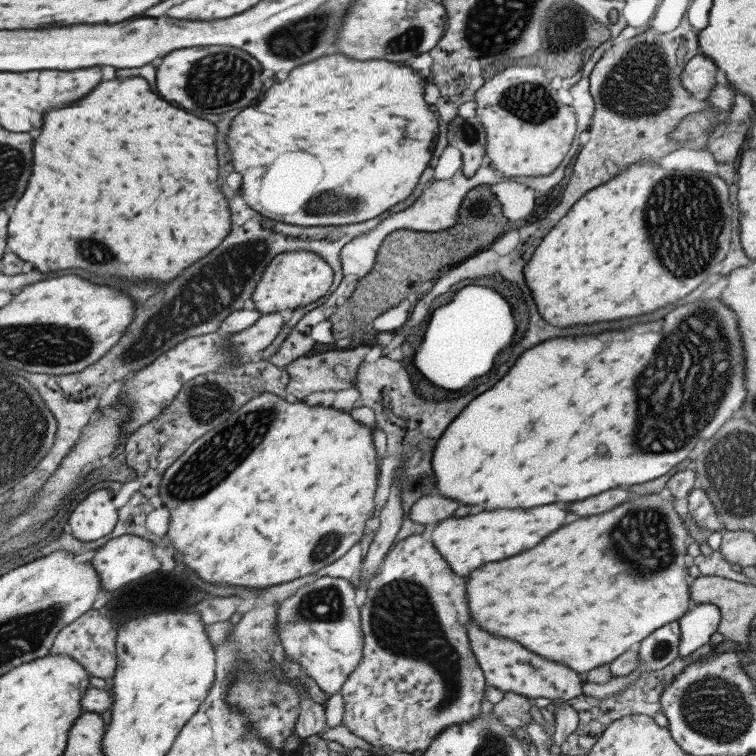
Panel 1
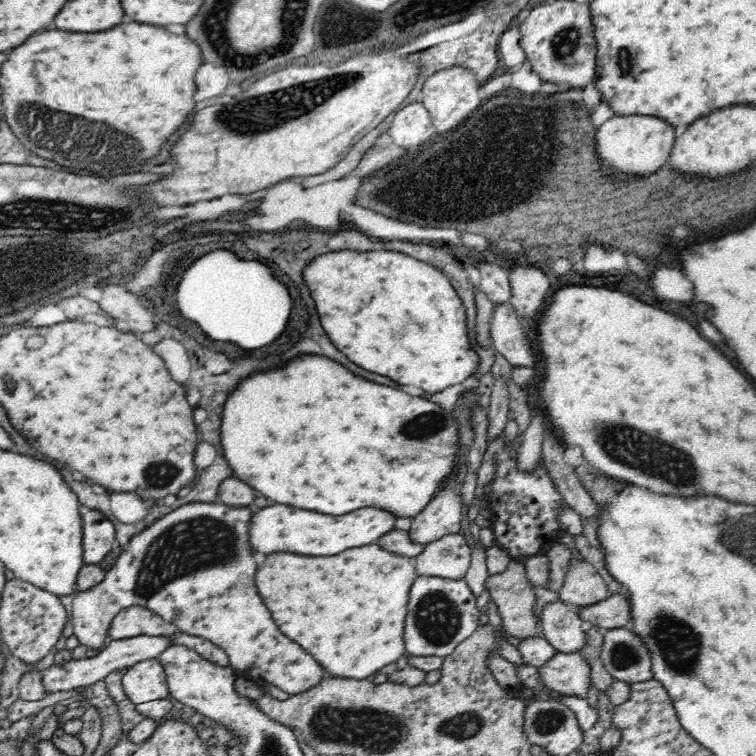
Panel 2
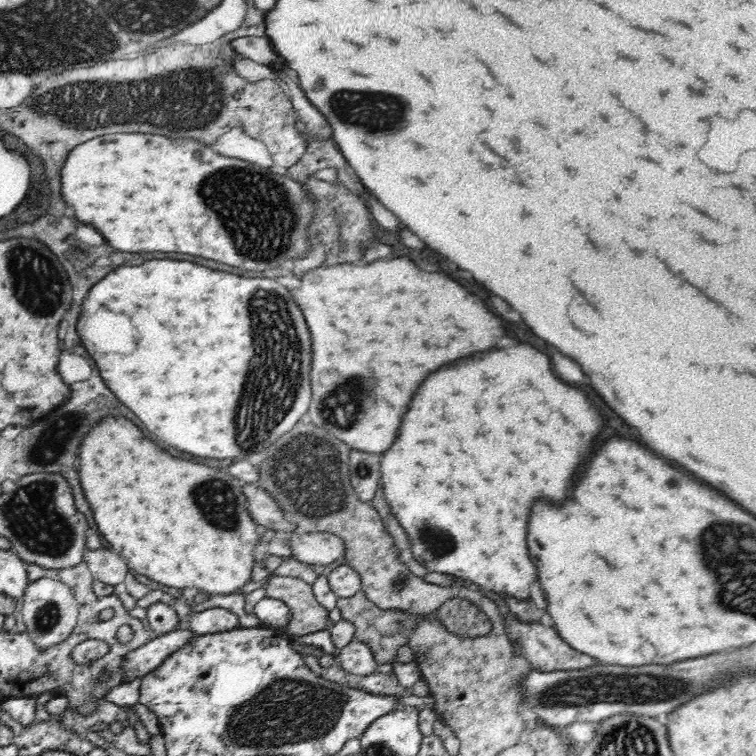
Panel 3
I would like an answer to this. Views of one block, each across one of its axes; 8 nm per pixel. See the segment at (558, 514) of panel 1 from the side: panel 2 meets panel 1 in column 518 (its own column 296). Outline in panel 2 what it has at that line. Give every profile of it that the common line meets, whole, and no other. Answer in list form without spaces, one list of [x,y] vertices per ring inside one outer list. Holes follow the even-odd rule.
[[[274,504],[262,508],[252,516],[250,544],[256,552],[262,554],[284,550],[308,556],[332,556],[348,548],[374,543],[382,534],[392,530],[394,522],[396,516],[392,516],[392,512],[384,512],[382,508],[370,508],[370,506],[360,508],[356,512],[348,512],[344,516],[324,516],[320,512],[308,512],[284,504]]]

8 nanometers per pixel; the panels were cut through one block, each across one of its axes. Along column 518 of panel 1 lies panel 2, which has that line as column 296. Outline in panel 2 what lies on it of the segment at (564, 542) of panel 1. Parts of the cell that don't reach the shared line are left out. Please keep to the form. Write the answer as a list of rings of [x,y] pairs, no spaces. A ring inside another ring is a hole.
[[[372,543],[372,546],[350,548],[348,552],[342,552],[340,556],[324,556],[324,558],[320,558],[320,556],[296,556],[290,552],[274,552],[272,556],[266,556],[264,564],[256,570],[256,588],[258,588],[264,604],[272,612],[272,618],[276,620],[280,632],[284,632],[284,636],[298,642],[308,654],[312,654],[314,660],[318,660],[318,664],[322,664],[330,674],[334,674],[333,678],[364,680],[374,676],[376,670],[380,670],[386,664],[392,664],[394,660],[398,660],[404,654],[402,632],[404,632],[404,620],[406,620],[406,604],[408,604],[410,586],[416,577],[416,567],[411,557],[388,552],[381,546]]]

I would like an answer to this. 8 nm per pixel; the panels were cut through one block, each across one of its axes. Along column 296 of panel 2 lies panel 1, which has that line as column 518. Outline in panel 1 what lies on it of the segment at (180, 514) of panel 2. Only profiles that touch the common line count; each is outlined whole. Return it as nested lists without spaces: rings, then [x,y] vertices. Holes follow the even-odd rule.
[[[473,624],[467,626],[467,638],[469,638],[471,653],[488,686],[494,686],[502,692],[513,692],[525,696],[529,700],[546,698],[551,702],[557,699],[568,701],[581,695],[583,684],[581,674],[575,673],[561,664],[551,664],[551,662],[527,652],[525,648],[521,648],[519,644],[515,644],[511,640],[489,636],[487,632],[481,632]]]

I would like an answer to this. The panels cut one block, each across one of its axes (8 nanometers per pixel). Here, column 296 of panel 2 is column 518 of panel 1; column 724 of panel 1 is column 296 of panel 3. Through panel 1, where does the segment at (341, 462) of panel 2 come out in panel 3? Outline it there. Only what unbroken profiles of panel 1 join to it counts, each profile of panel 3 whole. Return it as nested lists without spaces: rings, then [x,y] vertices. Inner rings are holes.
[[[148,260],[142,266],[120,266],[114,272],[106,274],[100,282],[85,294],[81,303],[80,316],[76,322],[76,334],[80,336],[84,348],[92,356],[92,360],[104,384],[116,394],[116,398],[126,404],[142,422],[144,426],[164,444],[174,446],[182,452],[202,456],[202,458],[238,458],[248,456],[250,452],[260,452],[274,444],[284,432],[288,432],[300,416],[308,410],[308,400],[312,398],[310,390],[310,336],[304,322],[304,316],[296,302],[292,300],[290,292],[274,278],[260,278],[258,276],[236,276],[228,272],[210,270],[206,266],[186,262],[186,260]],[[252,348],[258,352],[258,358],[252,358]],[[288,376],[288,378],[286,378]]]

